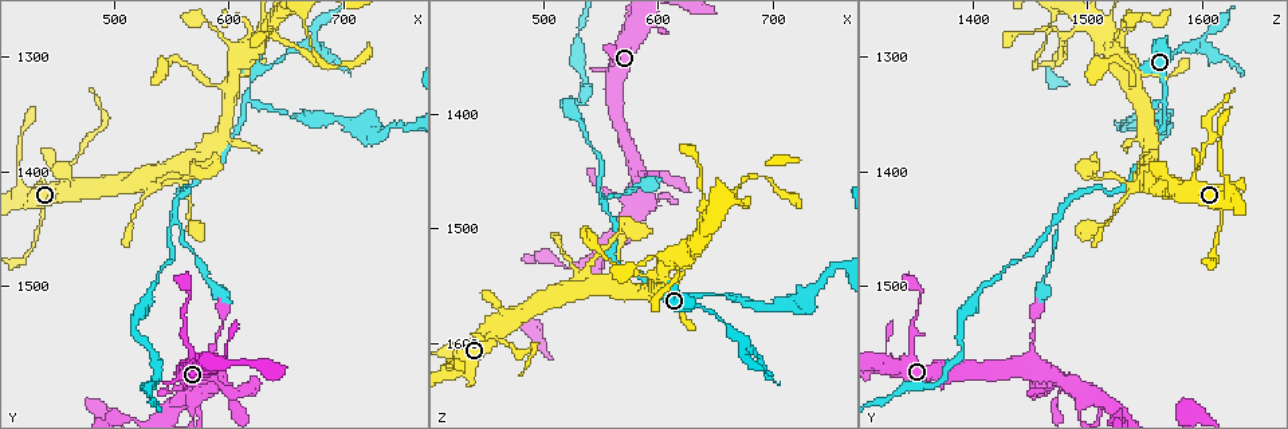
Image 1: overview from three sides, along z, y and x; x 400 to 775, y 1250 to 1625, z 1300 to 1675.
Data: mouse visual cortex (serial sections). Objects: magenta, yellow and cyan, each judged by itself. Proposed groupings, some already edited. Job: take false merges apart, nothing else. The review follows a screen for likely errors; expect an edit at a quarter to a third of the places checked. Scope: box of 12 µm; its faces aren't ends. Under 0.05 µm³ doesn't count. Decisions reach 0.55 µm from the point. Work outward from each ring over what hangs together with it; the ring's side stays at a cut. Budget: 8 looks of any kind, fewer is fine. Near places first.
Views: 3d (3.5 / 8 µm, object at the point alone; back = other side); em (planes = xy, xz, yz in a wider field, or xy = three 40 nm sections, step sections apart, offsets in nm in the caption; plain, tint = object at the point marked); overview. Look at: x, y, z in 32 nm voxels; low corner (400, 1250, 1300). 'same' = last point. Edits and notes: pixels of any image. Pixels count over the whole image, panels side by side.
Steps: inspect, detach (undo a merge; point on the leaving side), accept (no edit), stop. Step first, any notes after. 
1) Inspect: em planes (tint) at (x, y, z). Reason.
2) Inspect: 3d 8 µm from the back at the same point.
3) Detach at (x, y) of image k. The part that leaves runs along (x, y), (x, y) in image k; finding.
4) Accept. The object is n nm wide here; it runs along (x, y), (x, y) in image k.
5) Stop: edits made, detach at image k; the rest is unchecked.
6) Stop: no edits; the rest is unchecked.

Inspect: 3d 3.5 µm at (618, 1336, 1564). Side arm on a straight run.

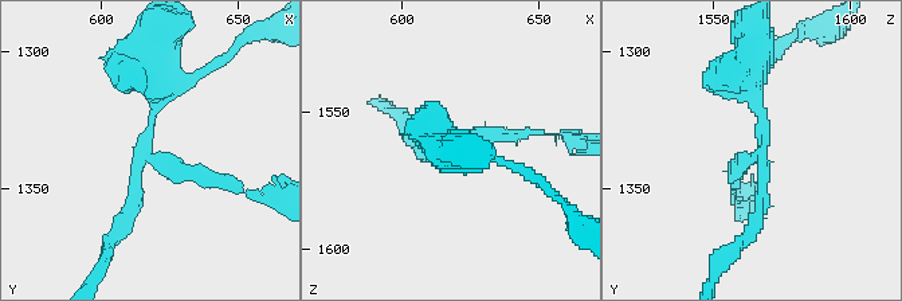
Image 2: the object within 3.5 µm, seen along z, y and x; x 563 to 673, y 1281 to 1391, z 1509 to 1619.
Inspect: em xy step 2 (tint) at (616, 1338, 1567). Now the EM.

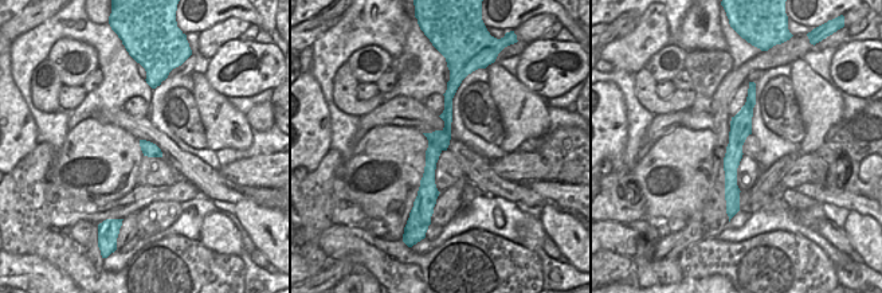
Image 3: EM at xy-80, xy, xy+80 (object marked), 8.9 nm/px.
Detach at (177, 169) of image 2. The object is 190 nm wide here; a border runs along (432, 132), (435, 144), (440, 151) in image 3; two cells meet here.

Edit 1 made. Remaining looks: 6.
Inspect: overview. See it whole again.

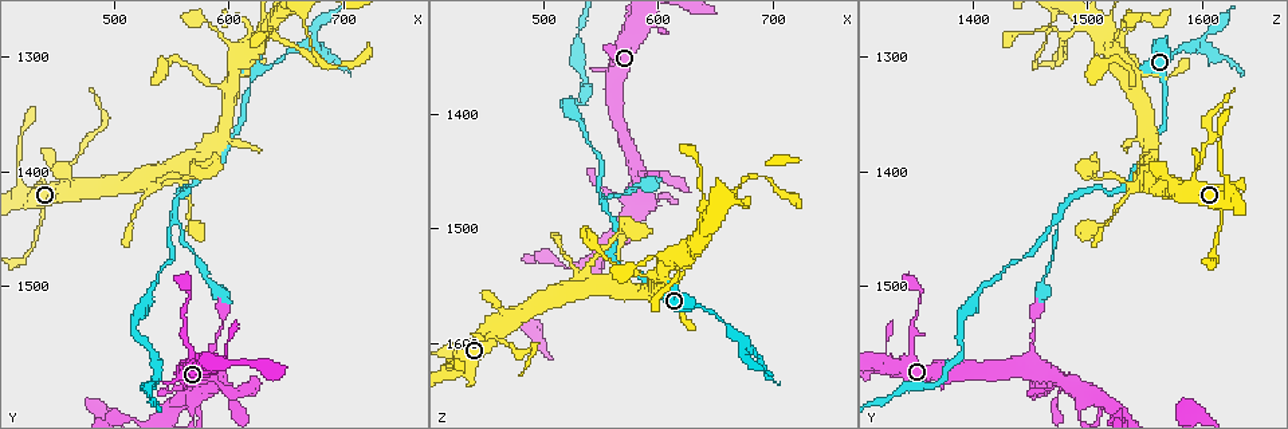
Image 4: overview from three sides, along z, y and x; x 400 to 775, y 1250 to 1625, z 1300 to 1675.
Inspect: 3d 3.5 µm from the back at (560, 1420, 1526). Abrupt turn.

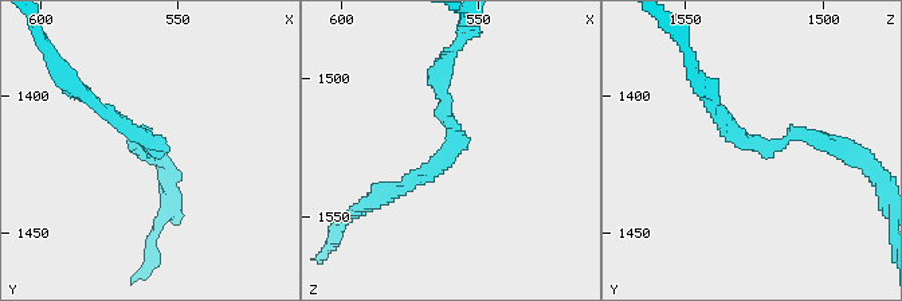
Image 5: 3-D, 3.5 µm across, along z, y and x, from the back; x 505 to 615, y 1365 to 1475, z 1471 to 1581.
Inspect: em xy step 2 (tint) at (558, 1418, 1525). The arms are 150, 200 nm wide.

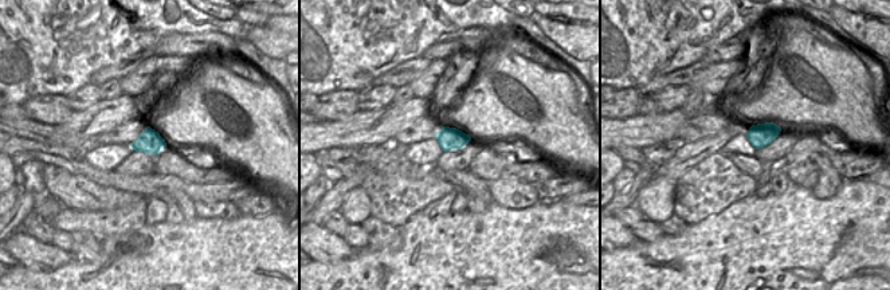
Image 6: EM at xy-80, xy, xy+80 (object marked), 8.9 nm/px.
Accept. One cell here.

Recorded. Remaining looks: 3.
Inspect: em xy step 1 (tint) at (550, 1438, 1474). Arms part here.

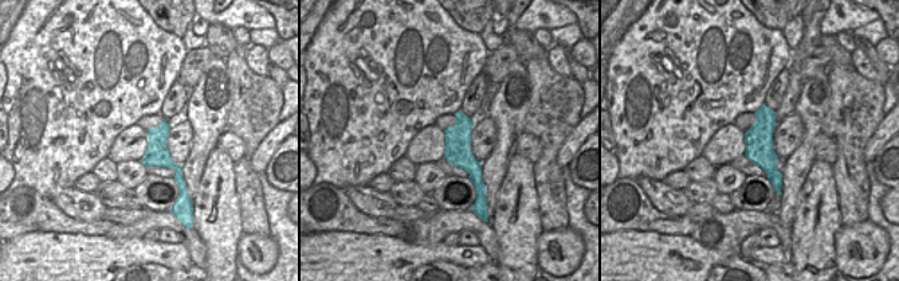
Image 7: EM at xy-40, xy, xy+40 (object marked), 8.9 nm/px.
Inspect: 3d 3.5 µm at the same point.

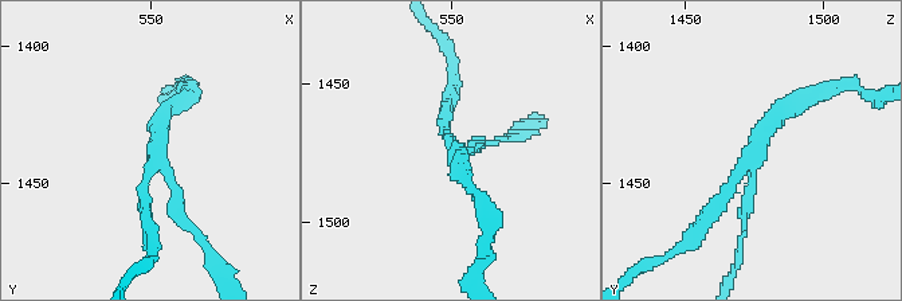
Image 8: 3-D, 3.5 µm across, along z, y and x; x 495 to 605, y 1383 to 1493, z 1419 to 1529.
Accept. It runs along (459, 114), (460, 155), (479, 190) in image 7; continuous, no second cell.

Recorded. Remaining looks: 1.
Stop: edits made, detach at image 2; the rest is unchecked.

